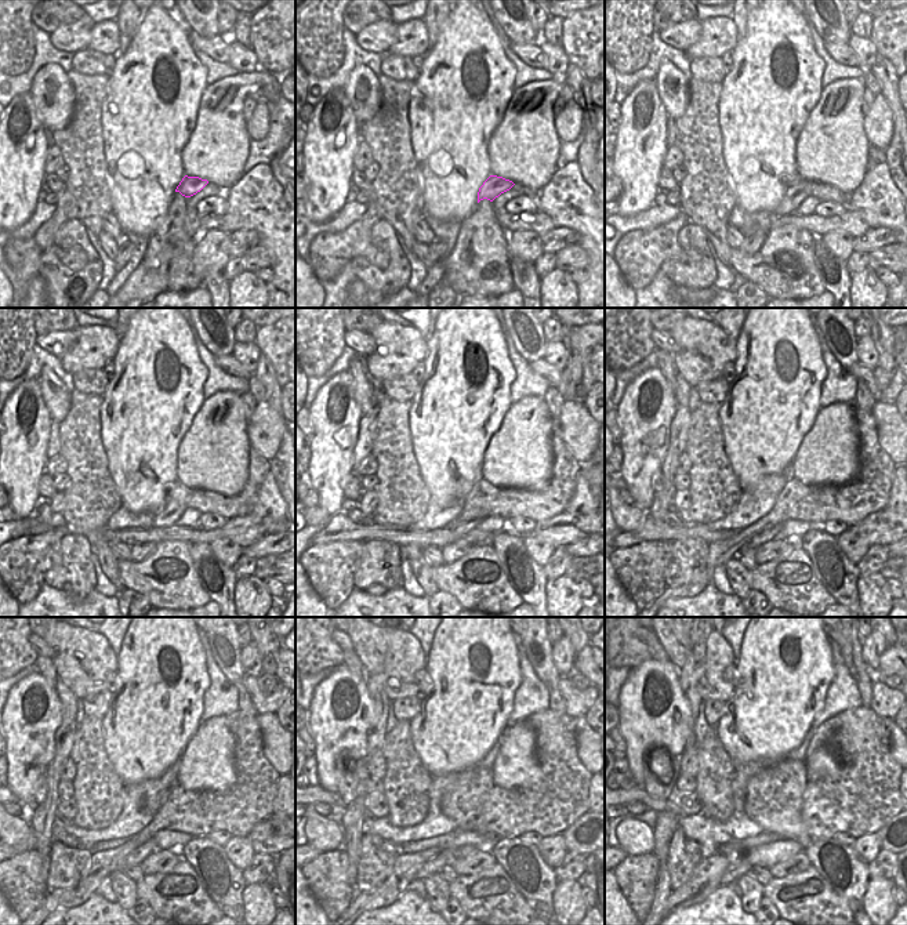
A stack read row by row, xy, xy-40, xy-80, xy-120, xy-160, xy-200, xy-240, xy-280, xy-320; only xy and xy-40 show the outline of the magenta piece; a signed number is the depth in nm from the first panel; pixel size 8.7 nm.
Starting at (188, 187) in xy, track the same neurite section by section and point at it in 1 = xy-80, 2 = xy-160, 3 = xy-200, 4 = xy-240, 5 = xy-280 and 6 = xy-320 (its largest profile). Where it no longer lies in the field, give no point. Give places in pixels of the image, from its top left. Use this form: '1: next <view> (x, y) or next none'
1: next xy-80 (797, 192)
2: next xy-160 (463, 529)
3: next xy-200 (768, 534)
4: next xy-240 (141, 852)
5: next xy-280 (446, 856)
6: next xy-320 (733, 871)

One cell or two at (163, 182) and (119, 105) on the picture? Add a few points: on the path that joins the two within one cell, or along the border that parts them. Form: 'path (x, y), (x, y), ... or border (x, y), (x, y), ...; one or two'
path (147, 163), (142, 156), (142, 129), (138, 124); one

